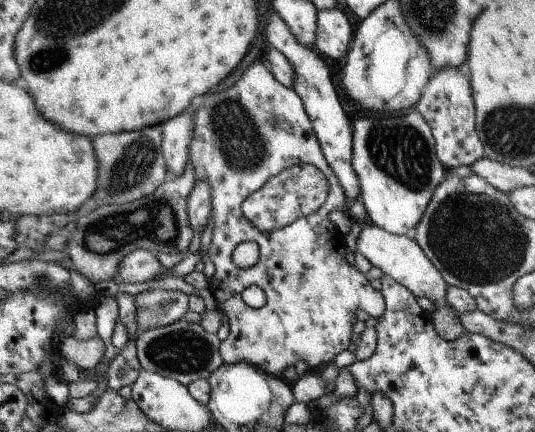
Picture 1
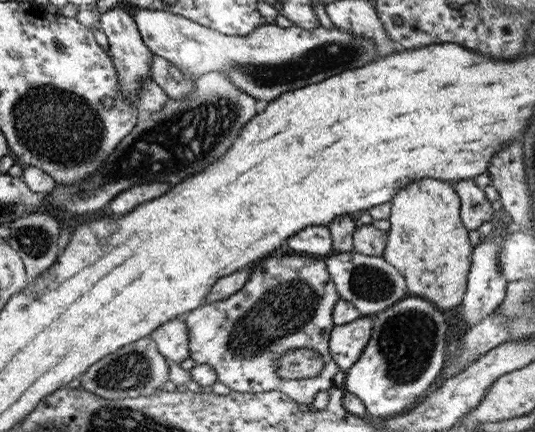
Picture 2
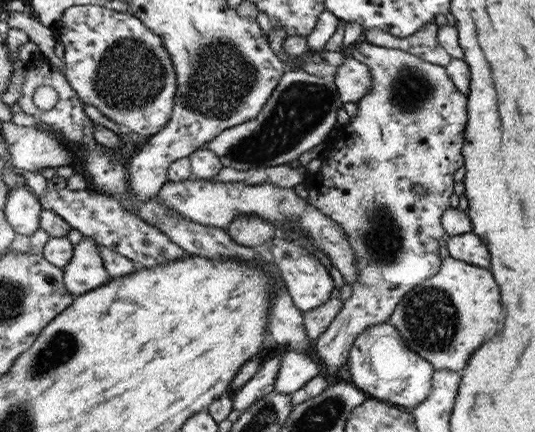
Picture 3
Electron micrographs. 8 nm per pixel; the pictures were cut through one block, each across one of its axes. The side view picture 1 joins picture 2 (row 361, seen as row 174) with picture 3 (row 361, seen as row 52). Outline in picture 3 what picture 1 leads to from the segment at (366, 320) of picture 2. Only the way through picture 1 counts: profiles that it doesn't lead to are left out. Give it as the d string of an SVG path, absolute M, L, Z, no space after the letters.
M296 350L285 351L280 355L274 390L283 394L291 394L303 388L306 382L319 374L321 374L319 365L312 357Z

